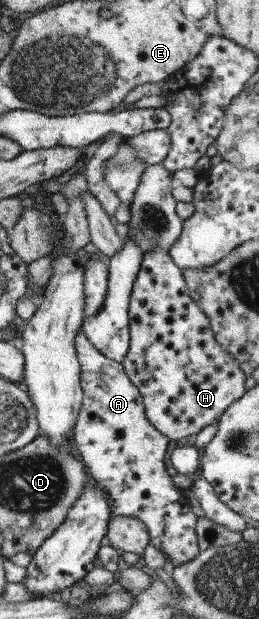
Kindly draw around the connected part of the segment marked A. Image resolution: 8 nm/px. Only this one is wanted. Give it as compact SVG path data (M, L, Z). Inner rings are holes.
M80 329L75 333L74 349L81 370L79 384L83 398L70 440L89 480L96 482L107 493L111 518L120 516L138 520L147 531L149 544L162 555L168 556L173 566L190 561L200 552L195 538L197 518L191 512L186 496L172 485L166 474L166 436L157 432L146 419L142 398L126 377L120 363L107 360L92 347Z

